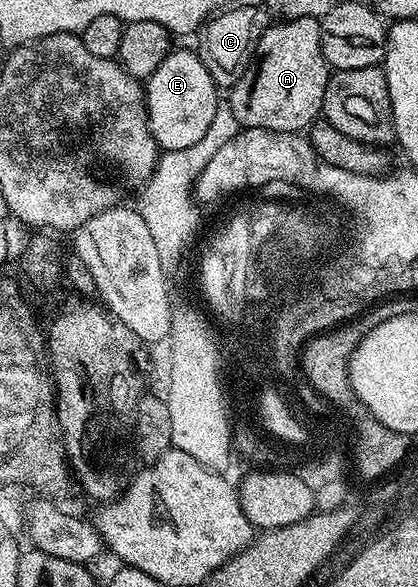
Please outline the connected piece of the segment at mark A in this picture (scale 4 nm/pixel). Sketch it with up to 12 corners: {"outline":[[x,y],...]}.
{"outline":[[275,23],[230,89],[243,128],[302,133],[329,79],[323,26]]}

